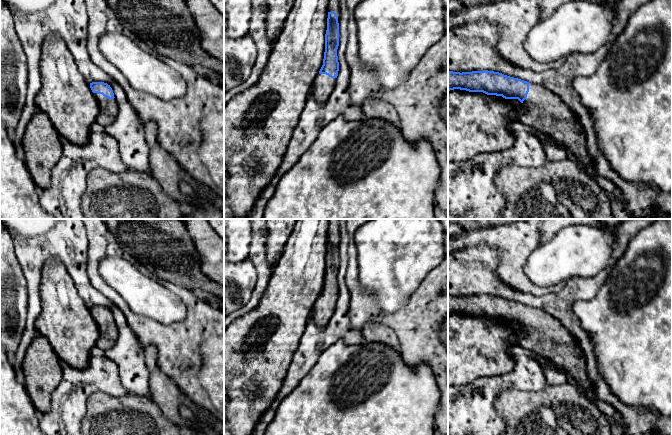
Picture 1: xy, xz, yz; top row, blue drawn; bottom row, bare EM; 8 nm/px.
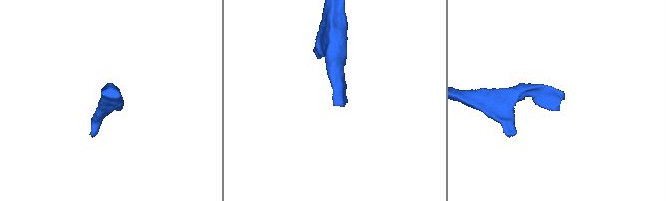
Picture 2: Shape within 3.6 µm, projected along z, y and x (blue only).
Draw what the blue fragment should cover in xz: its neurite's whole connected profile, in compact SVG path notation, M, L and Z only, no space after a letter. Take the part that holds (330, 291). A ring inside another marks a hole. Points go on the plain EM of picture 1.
M328 219L328 242L325 258L325 276L323 289L316 300L311 318L319 328L327 325L333 316L339 295L337 273L339 270L340 230L339 219Z

